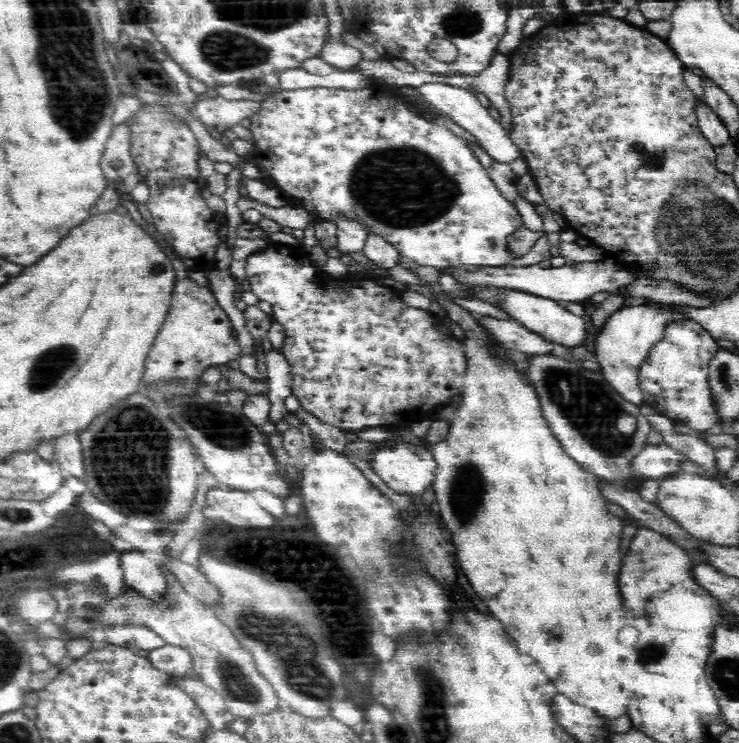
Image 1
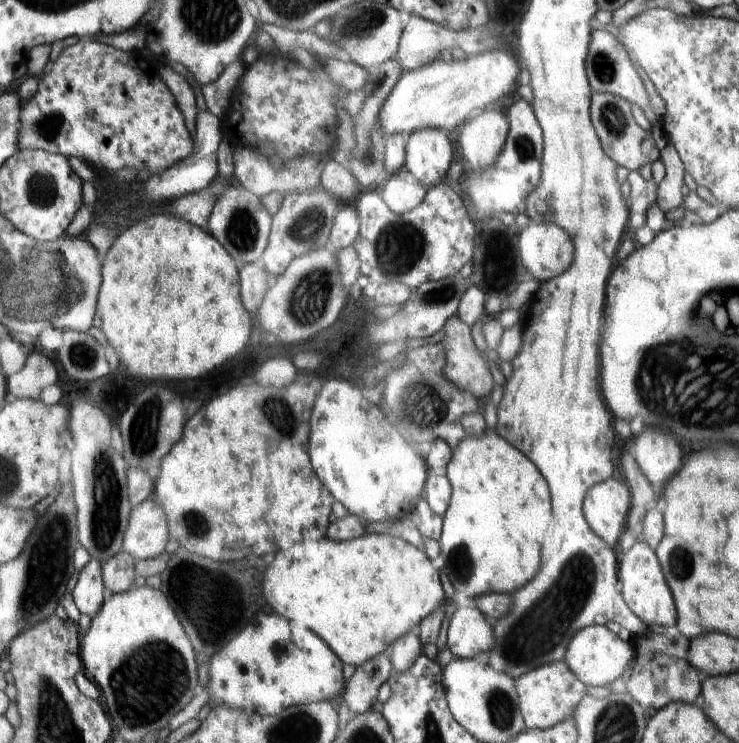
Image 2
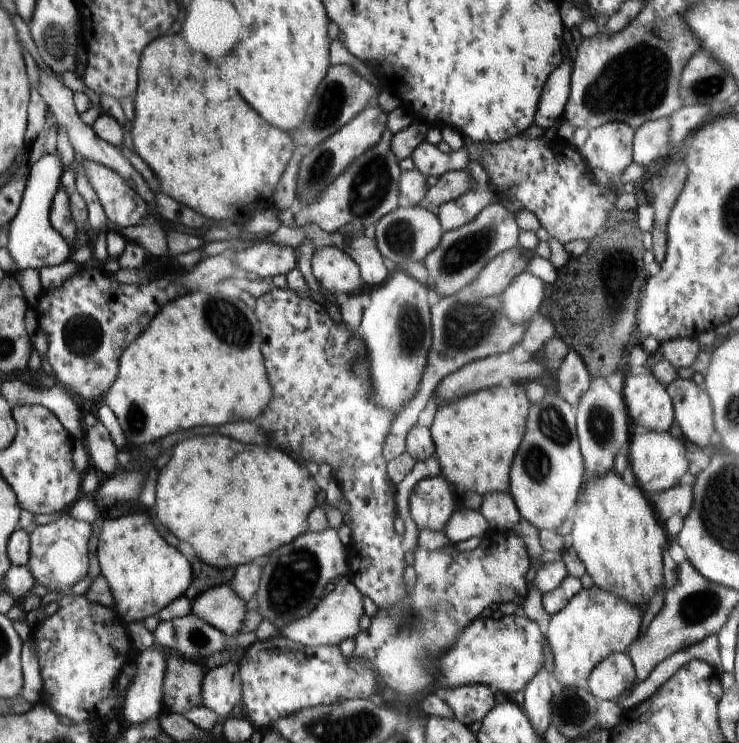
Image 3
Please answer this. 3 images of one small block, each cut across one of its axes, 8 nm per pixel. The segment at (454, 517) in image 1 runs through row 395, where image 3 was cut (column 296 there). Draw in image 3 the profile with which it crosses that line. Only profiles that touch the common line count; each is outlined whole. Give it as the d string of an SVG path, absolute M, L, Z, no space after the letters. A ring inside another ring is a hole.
M198 434L180 442L172 460L162 468L153 509L158 520L176 538L188 542L206 564L234 568L304 534L306 516L316 508L318 486L312 480L306 468L280 450L242 444L220 434Z

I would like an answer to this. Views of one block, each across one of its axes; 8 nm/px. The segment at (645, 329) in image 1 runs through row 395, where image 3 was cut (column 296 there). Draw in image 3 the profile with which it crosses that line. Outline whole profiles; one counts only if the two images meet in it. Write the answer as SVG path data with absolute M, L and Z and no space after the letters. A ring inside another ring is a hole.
M341 576L335 582L335 588L308 614L306 618L291 621L286 628L280 630L282 636L288 636L290 640L303 644L304 647L322 646L322 644L339 644L348 638L356 638L360 630L360 618L364 614L362 605L363 593L346 576Z

